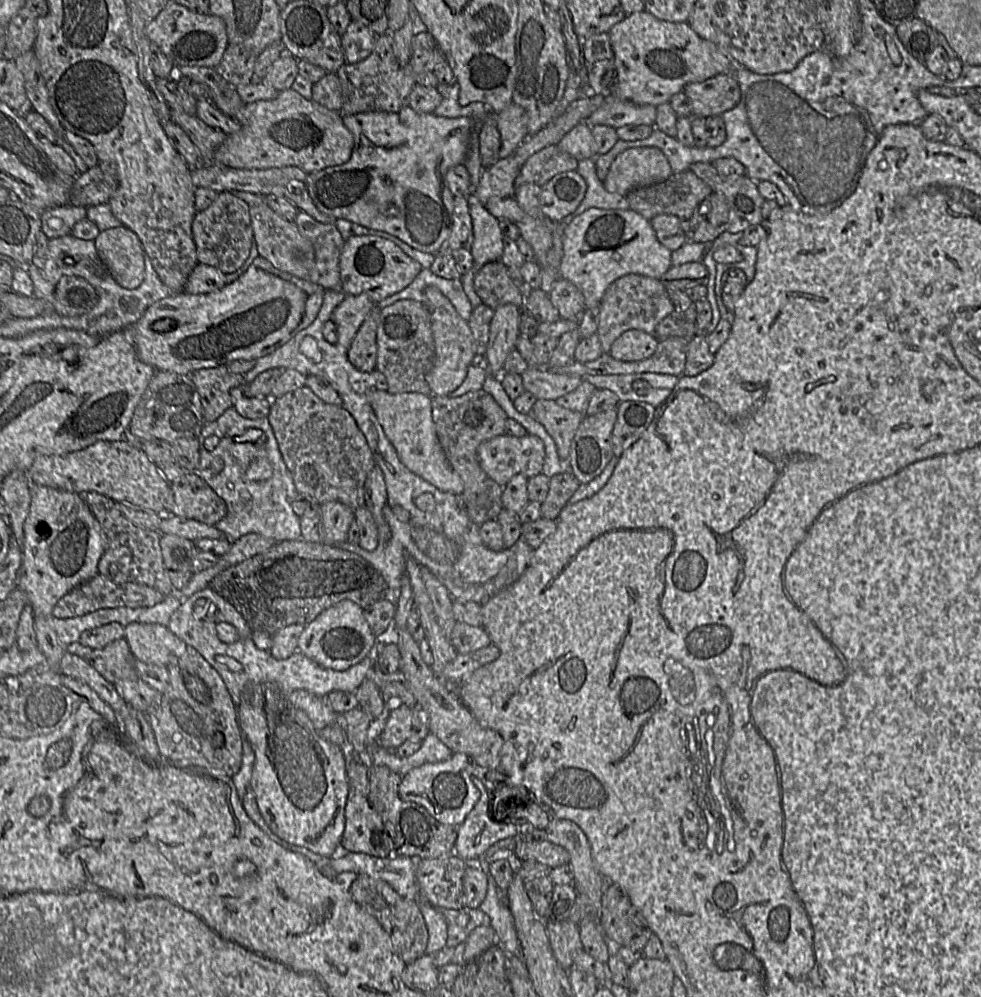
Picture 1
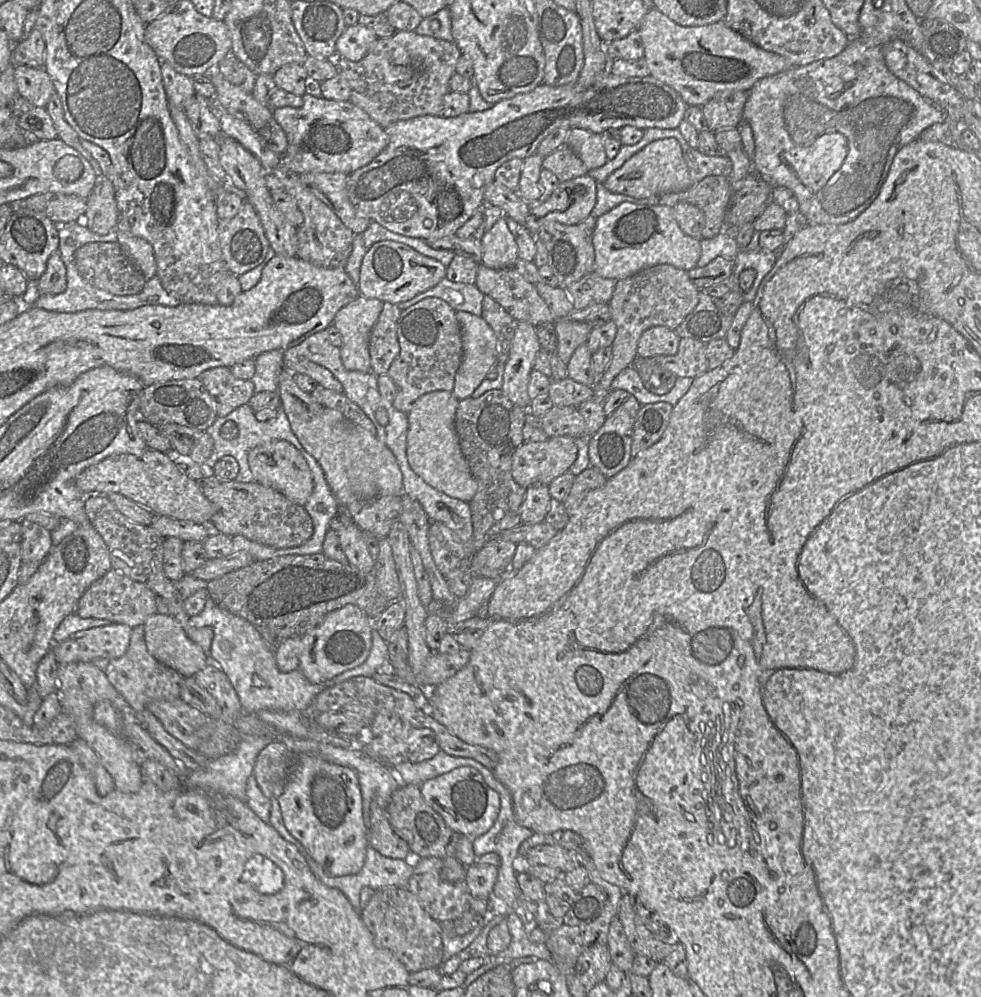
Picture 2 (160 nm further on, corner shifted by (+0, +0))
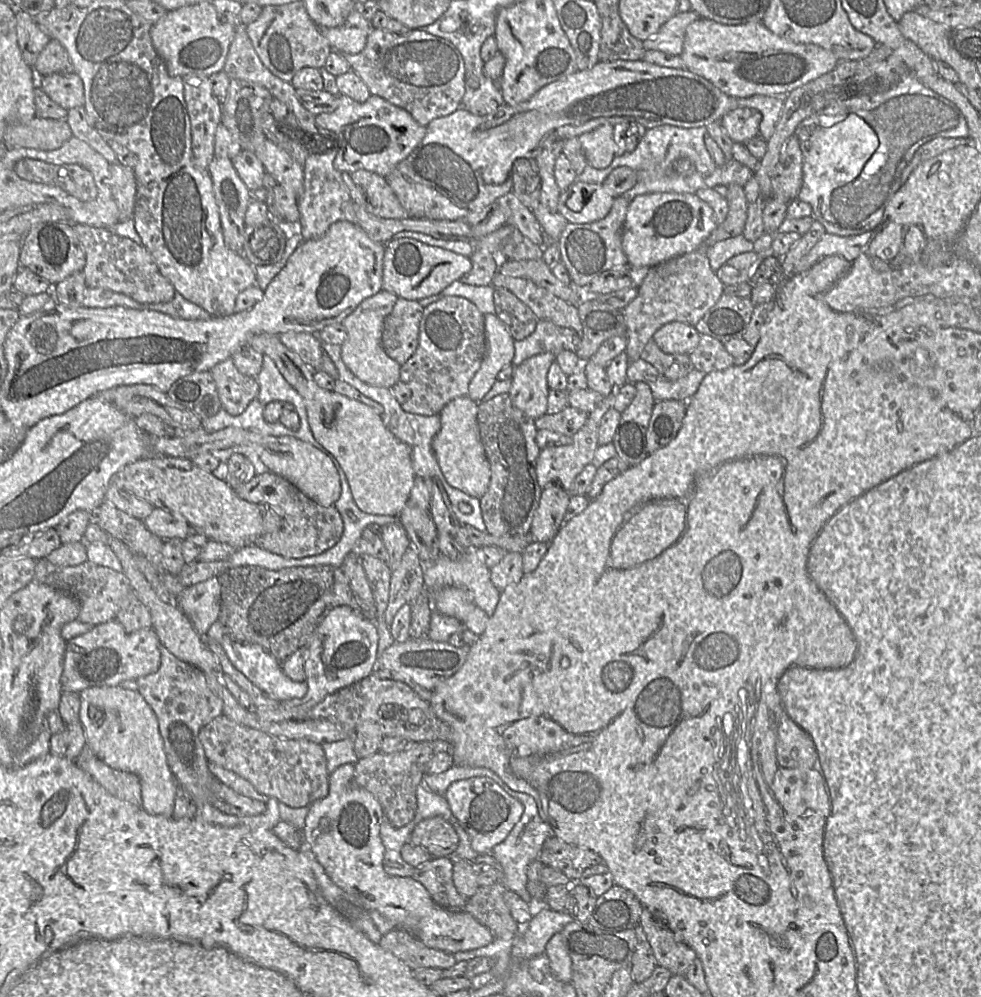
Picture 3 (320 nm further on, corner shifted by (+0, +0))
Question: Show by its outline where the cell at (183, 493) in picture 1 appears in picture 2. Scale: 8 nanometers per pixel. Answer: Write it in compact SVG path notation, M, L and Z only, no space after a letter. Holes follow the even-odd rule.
M209 472L200 481L200 486L205 497L215 508L215 513L209 521L209 526L214 532L230 537L242 535L273 548L300 546L313 535L313 521L304 506L293 503L275 489L256 481L224 481Z

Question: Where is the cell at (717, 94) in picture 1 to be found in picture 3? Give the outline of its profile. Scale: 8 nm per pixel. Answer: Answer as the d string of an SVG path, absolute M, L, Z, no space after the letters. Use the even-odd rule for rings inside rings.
M740 107L726 113L719 123L734 143L744 144L759 136L761 119L756 109Z

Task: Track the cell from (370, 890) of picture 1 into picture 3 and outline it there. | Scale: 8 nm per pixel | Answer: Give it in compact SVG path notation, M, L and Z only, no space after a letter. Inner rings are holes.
M394 928L386 935L382 935L379 945L412 970L419 968L445 970L457 962L453 954L430 948L410 932L400 928Z

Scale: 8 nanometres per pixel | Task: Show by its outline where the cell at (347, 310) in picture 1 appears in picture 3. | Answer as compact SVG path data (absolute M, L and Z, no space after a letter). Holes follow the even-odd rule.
M381 290L362 301L342 320L347 330L347 340L342 345L342 360L345 366L367 384L392 388L400 382L401 366L390 358L382 345L382 331L386 317L392 312L398 297L391 292Z

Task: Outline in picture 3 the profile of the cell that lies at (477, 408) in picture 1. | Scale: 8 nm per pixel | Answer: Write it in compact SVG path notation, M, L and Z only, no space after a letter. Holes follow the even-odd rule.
M507 393L478 402L477 421L481 441L490 464L488 491L480 498L486 532L496 535L531 535L530 529L543 489L536 476L541 449L536 443L534 420L516 408Z

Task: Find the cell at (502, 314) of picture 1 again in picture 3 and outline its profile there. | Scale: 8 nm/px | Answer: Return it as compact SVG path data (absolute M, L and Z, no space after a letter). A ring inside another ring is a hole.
M545 352L524 360L513 370L509 398L533 420L547 414L547 373L554 360L555 355Z

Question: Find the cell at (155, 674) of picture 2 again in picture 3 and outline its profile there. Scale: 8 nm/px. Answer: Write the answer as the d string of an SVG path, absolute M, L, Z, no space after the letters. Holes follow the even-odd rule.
M160 646L160 653L161 661L159 669L154 673L134 680L138 685L137 692L142 695L157 716L167 763L179 787L188 792L196 804L211 804L212 781L215 778L209 770L209 760L205 755L198 735L205 725L217 716L223 715L222 700L209 688L206 674L200 669L179 660L163 646Z

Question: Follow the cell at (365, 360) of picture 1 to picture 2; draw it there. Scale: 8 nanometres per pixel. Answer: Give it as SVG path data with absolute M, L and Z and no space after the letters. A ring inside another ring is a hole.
M384 302L369 338L371 372L376 376L387 375L400 352L397 338L397 321L401 313L397 304Z

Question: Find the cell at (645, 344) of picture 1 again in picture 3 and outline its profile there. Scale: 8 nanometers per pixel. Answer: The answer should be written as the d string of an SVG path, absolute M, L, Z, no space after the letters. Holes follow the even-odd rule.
M671 322L663 325L653 335L652 340L667 354L688 354L700 341L700 334L692 325Z

